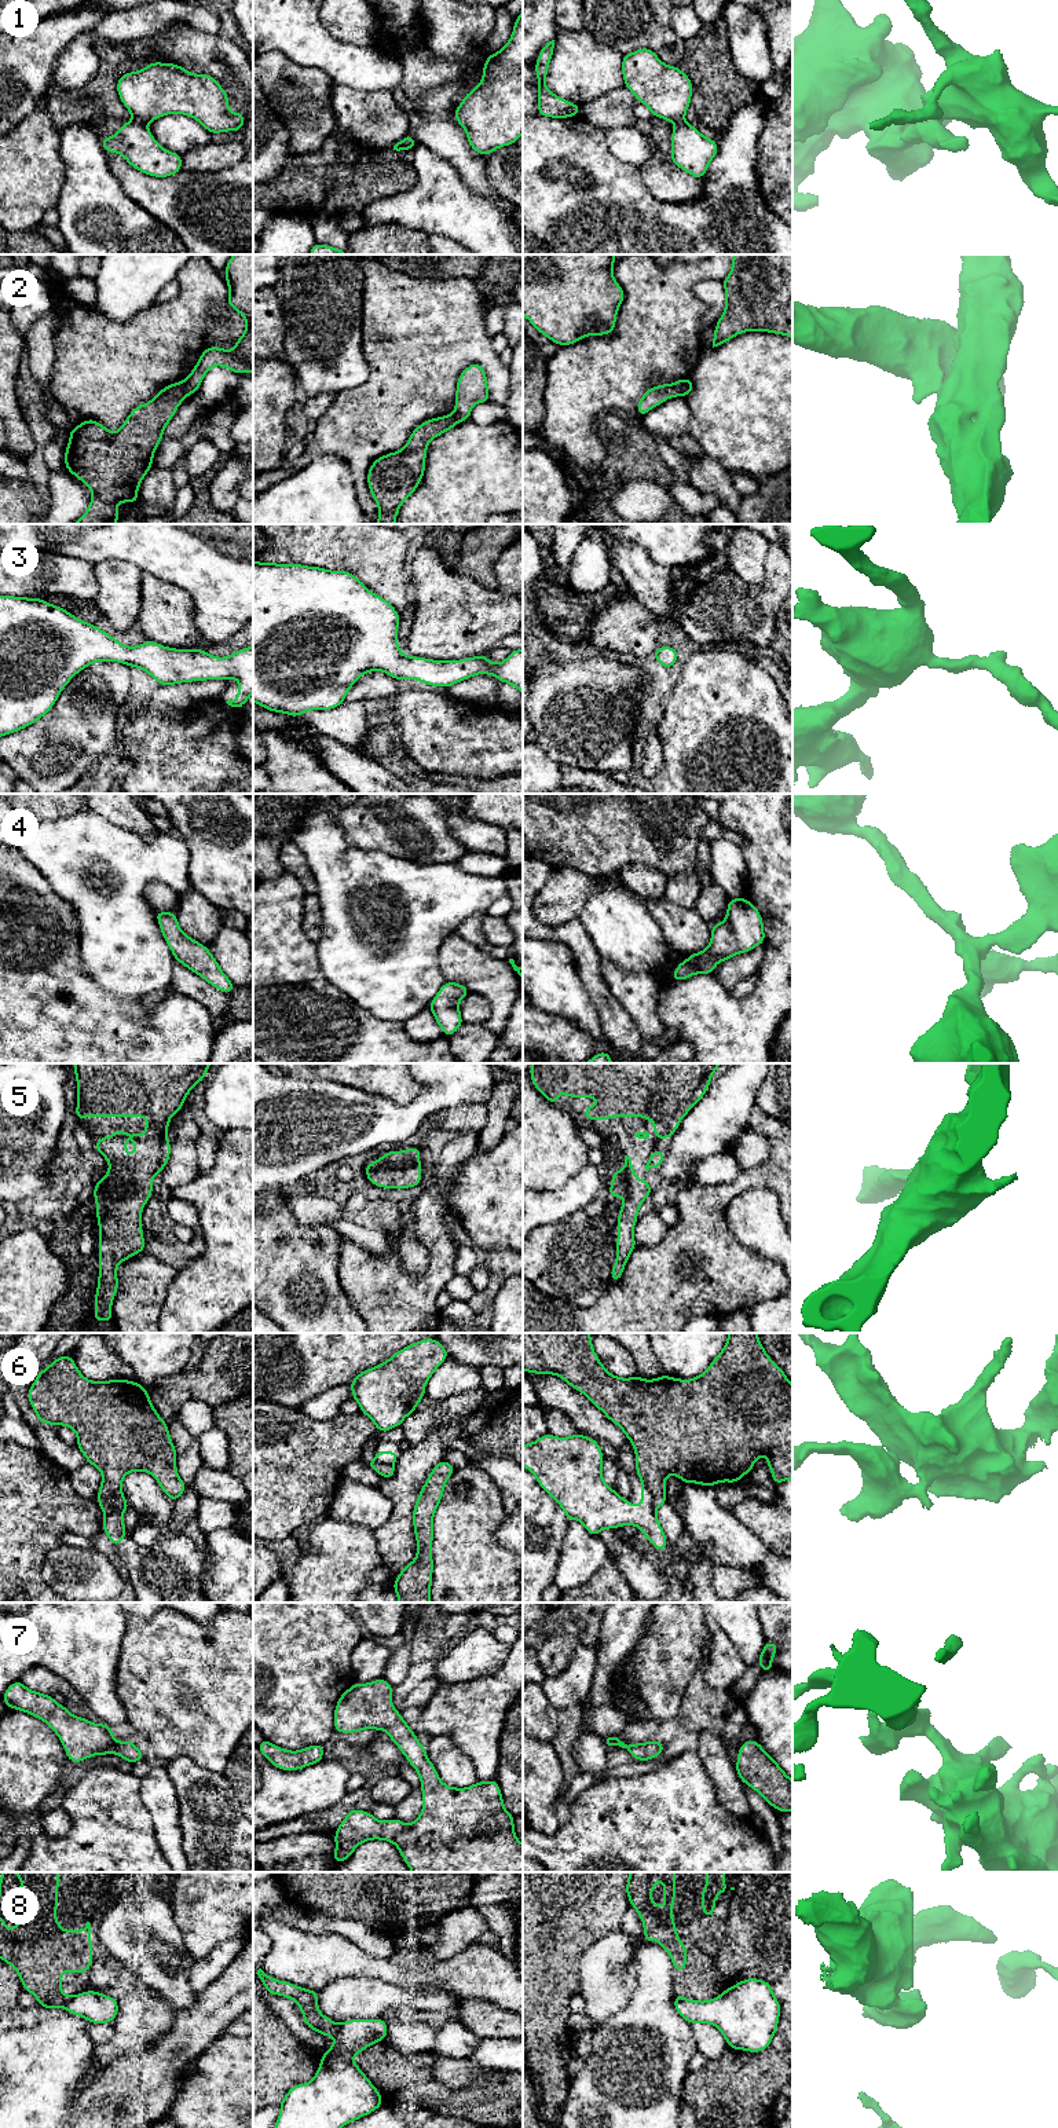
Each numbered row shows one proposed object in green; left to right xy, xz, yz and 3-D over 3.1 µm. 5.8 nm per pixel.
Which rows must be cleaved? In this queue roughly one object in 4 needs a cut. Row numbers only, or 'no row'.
1, 2, 6, 8

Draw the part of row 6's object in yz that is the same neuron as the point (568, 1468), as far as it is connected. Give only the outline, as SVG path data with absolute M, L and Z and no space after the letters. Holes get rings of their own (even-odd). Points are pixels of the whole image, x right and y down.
M545 1433L523 1444L523 1466L554 1498L568 1521L579 1520L590 1535L600 1535L603 1528L636 1526L660 1553L667 1539L649 1490L641 1484L641 1505L633 1506L605 1484L603 1461L597 1440L581 1433L568 1437Z

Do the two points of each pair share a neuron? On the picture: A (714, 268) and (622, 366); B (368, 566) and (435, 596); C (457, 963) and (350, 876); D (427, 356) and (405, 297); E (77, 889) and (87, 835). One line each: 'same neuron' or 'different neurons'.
A: same neuron
B: different neurons
C: different neurons
D: same neuron
E: same neuron

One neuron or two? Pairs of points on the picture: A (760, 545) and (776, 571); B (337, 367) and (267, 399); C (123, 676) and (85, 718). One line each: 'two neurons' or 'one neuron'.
A: two neurons
B: two neurons
C: one neuron

